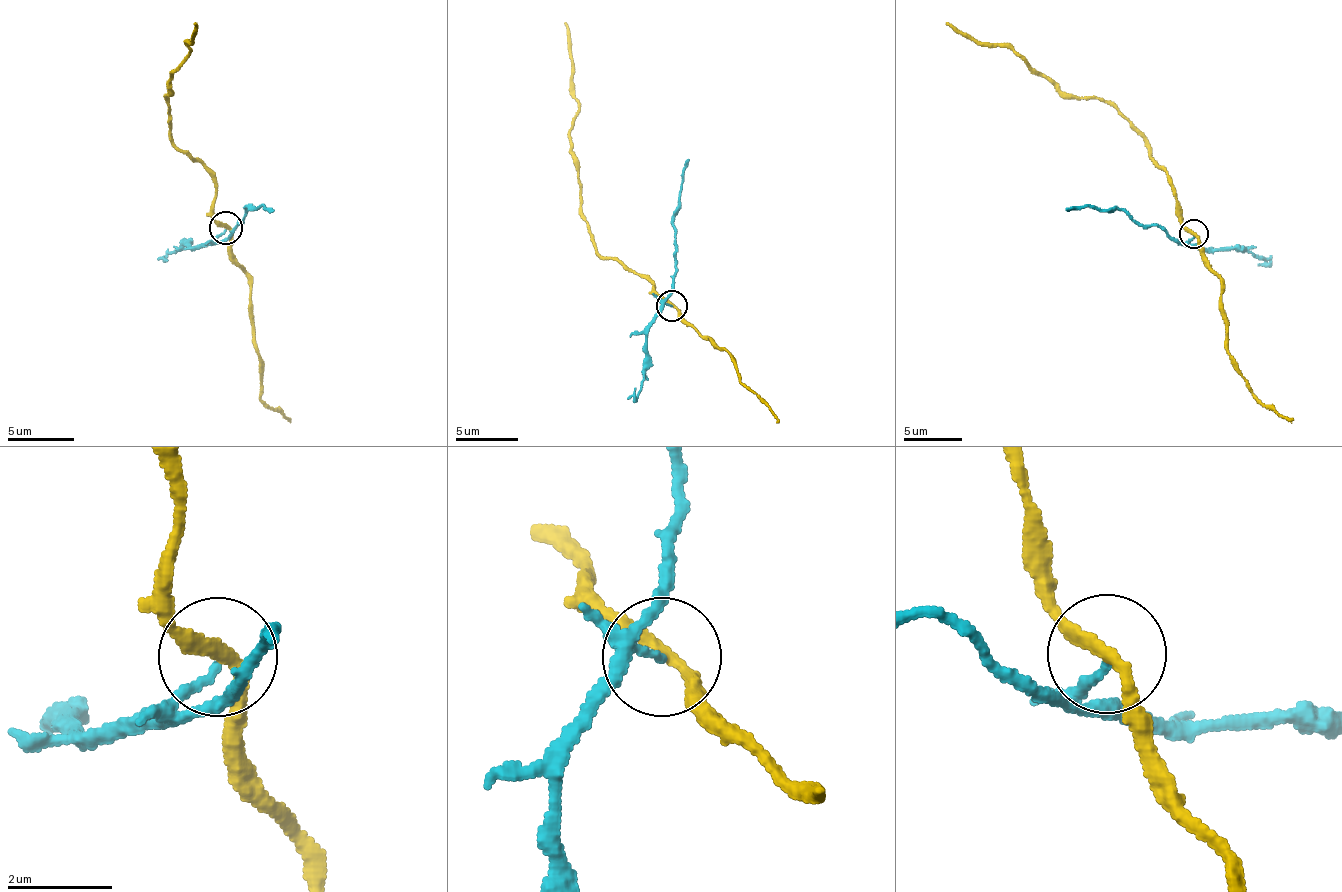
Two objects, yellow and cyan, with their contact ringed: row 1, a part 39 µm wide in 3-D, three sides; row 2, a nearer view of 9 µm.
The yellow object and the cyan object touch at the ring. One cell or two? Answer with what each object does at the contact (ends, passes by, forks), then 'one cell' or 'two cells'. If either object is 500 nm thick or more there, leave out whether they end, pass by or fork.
yellow passes by | cyan ends | two cells

